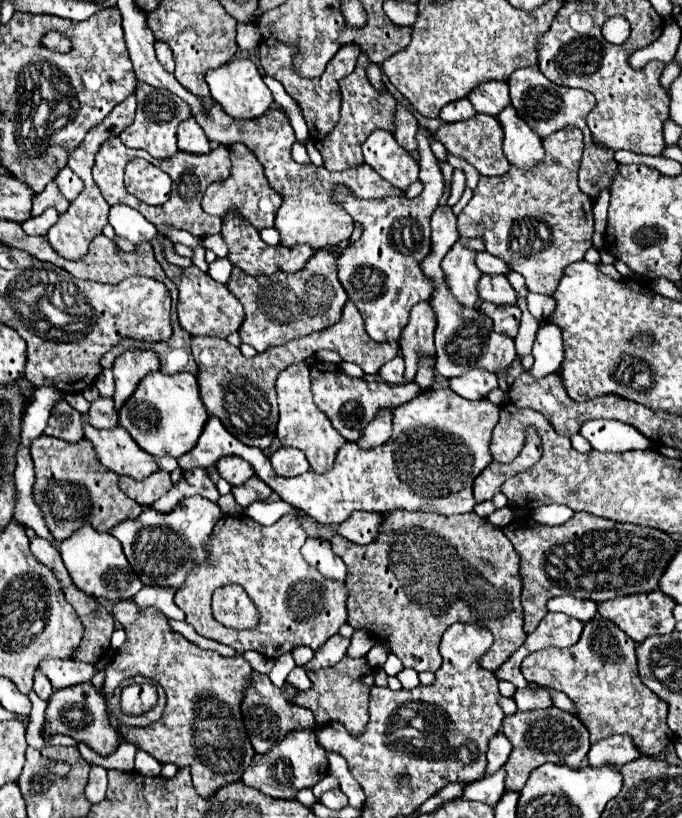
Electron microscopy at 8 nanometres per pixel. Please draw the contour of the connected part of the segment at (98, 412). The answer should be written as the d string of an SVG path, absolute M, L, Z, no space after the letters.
M96 398L88 410L88 424L94 428L116 428L118 412L114 412L112 398Z

